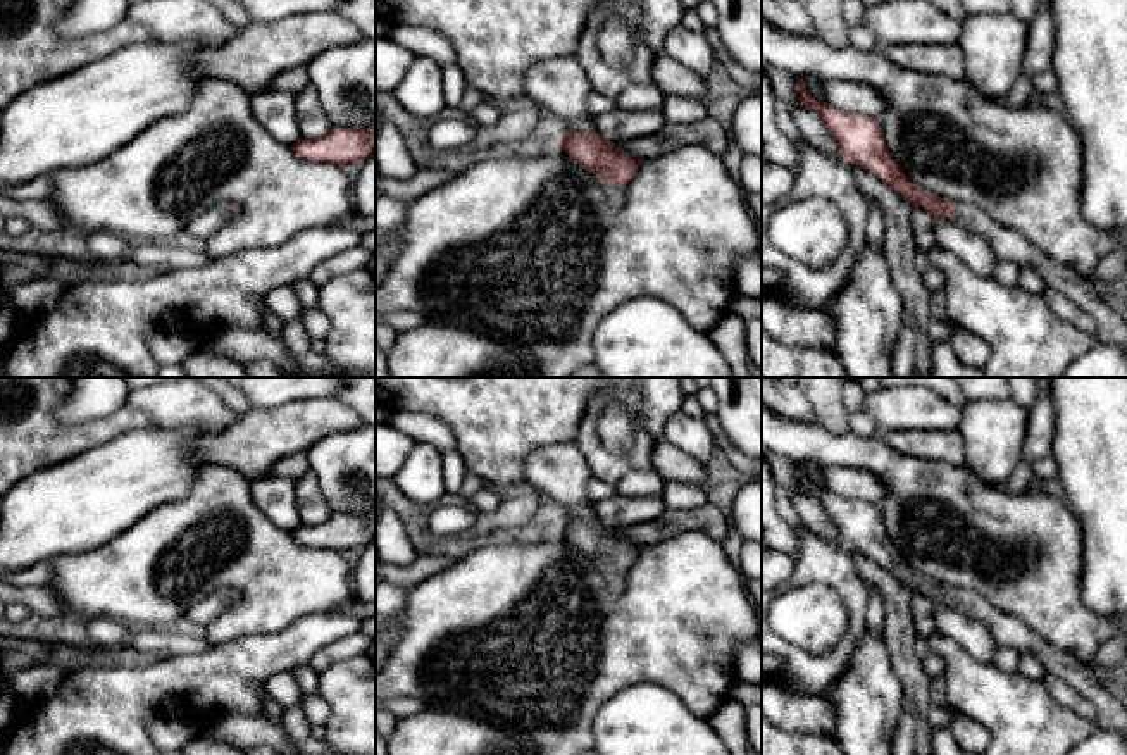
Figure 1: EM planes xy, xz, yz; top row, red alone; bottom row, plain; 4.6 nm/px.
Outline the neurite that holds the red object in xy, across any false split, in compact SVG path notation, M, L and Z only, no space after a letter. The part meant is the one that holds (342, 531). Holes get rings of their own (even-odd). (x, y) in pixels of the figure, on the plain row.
M376 509L364 515L333 514L322 524L302 524L290 534L296 543L310 548L336 550L339 553L364 548L376 540Z

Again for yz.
M796 464L796 476L800 490L817 498L837 527L843 548L872 558L912 593L920 593L939 605L953 603L960 614L984 622L999 648L1032 655L1049 676L1065 681L1074 691L1086 696L1094 705L1098 729L1127 734L1127 710L1099 683L1091 662L1082 662L1075 655L1048 645L1022 621L999 612L981 595L936 583L912 569L887 536L879 503L844 498L815 486L801 464Z

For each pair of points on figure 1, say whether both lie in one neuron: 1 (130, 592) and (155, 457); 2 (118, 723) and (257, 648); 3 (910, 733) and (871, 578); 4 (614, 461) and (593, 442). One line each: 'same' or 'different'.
1: different
2: same
3: same
4: same

